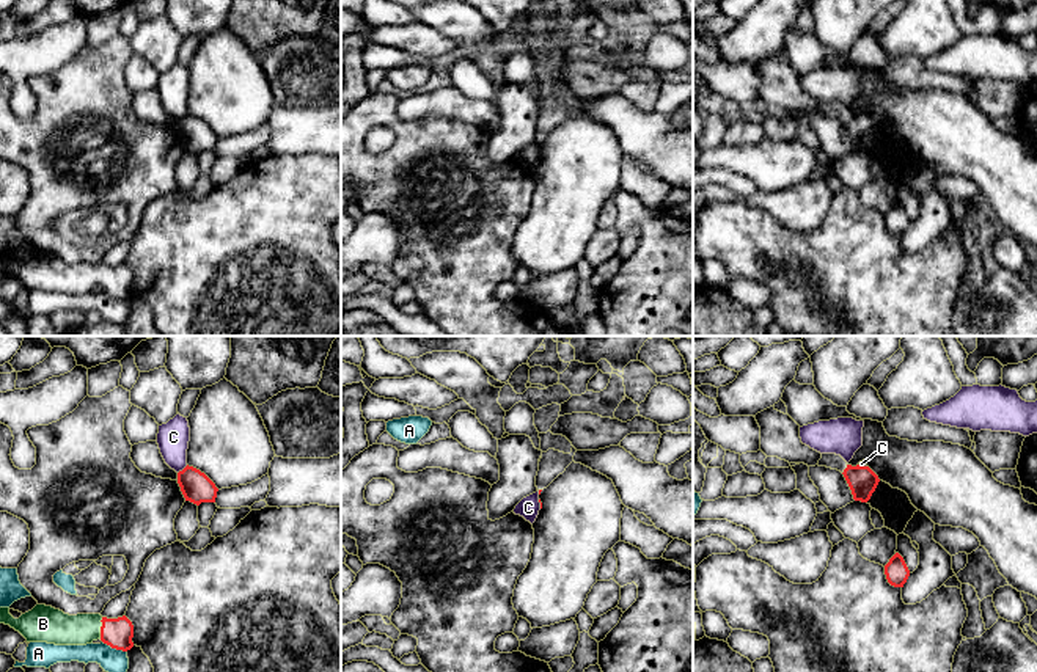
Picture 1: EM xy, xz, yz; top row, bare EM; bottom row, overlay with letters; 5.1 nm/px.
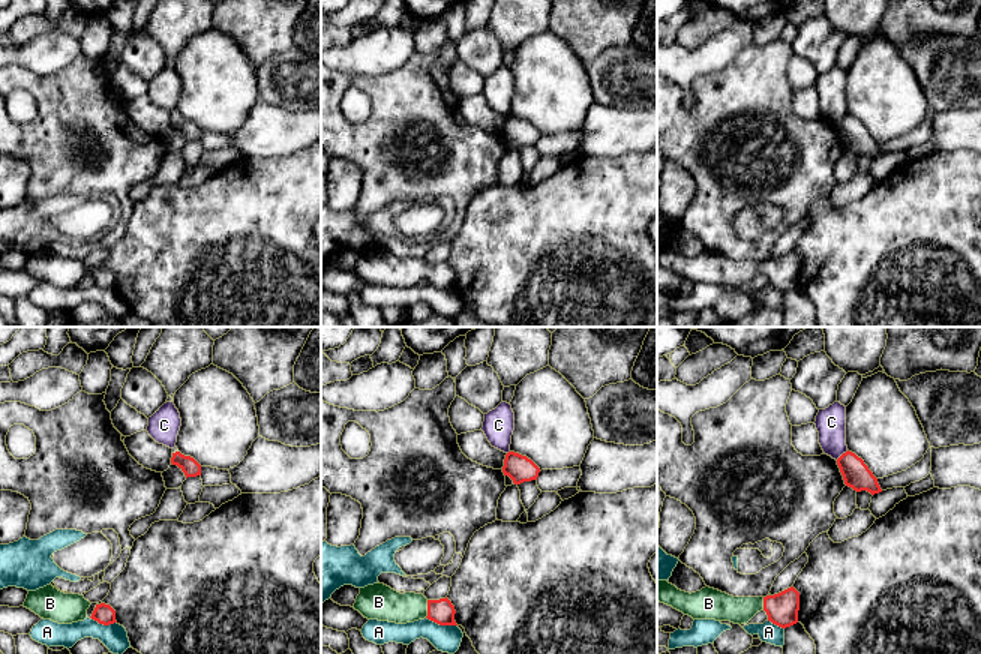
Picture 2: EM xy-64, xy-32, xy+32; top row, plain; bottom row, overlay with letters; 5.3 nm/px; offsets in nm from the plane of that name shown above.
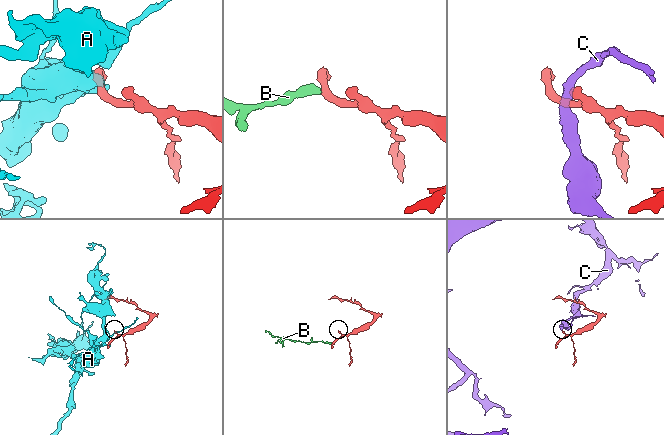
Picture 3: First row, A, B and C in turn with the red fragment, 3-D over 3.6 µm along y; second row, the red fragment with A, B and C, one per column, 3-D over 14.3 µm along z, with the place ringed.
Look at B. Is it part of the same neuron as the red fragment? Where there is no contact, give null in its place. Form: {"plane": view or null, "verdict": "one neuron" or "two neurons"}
{"plane": "xy", "verdict": "one neuron"}

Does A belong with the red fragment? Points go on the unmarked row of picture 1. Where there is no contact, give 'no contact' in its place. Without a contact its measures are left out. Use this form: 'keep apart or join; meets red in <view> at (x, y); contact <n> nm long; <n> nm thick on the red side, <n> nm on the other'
keep apart; meets red in xy at (115, 295); contact 140 nm long; 150 nm thick on the red side, 130 nm on the other

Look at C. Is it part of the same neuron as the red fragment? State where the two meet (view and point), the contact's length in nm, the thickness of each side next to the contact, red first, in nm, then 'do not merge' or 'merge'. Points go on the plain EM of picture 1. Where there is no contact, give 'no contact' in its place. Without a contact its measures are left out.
contact xy (184, 116); length 70 nm; calibres 160 and 160 nm; do not merge

